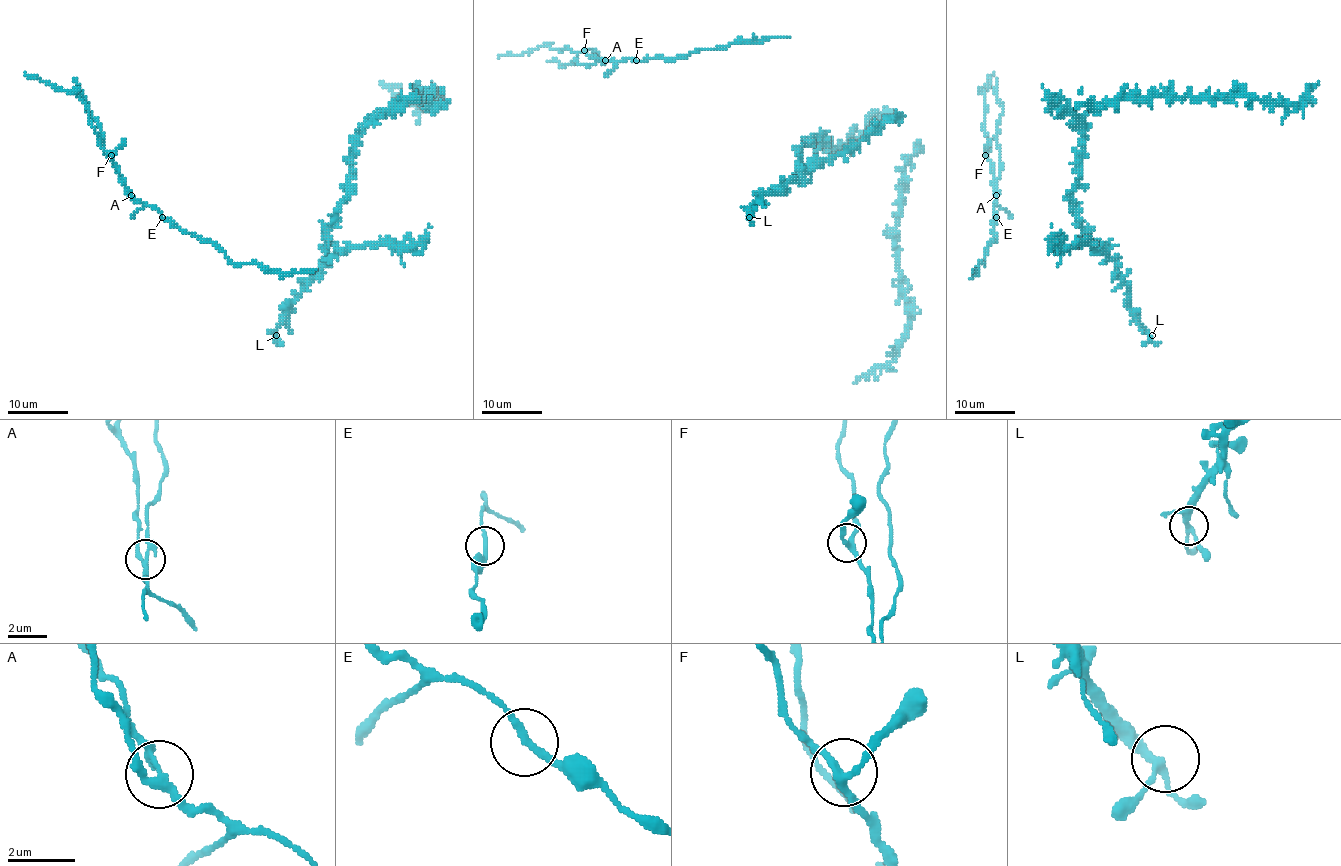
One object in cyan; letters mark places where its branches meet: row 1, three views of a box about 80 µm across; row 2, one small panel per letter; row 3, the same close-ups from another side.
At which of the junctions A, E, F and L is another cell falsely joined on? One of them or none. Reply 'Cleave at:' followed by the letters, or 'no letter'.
Cleave at: A

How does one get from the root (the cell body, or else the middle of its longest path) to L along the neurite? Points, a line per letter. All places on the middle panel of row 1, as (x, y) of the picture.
L: (800, 147), (801, 162), (809, 170), (780, 192), (763, 194), (754, 203), (749, 217)

